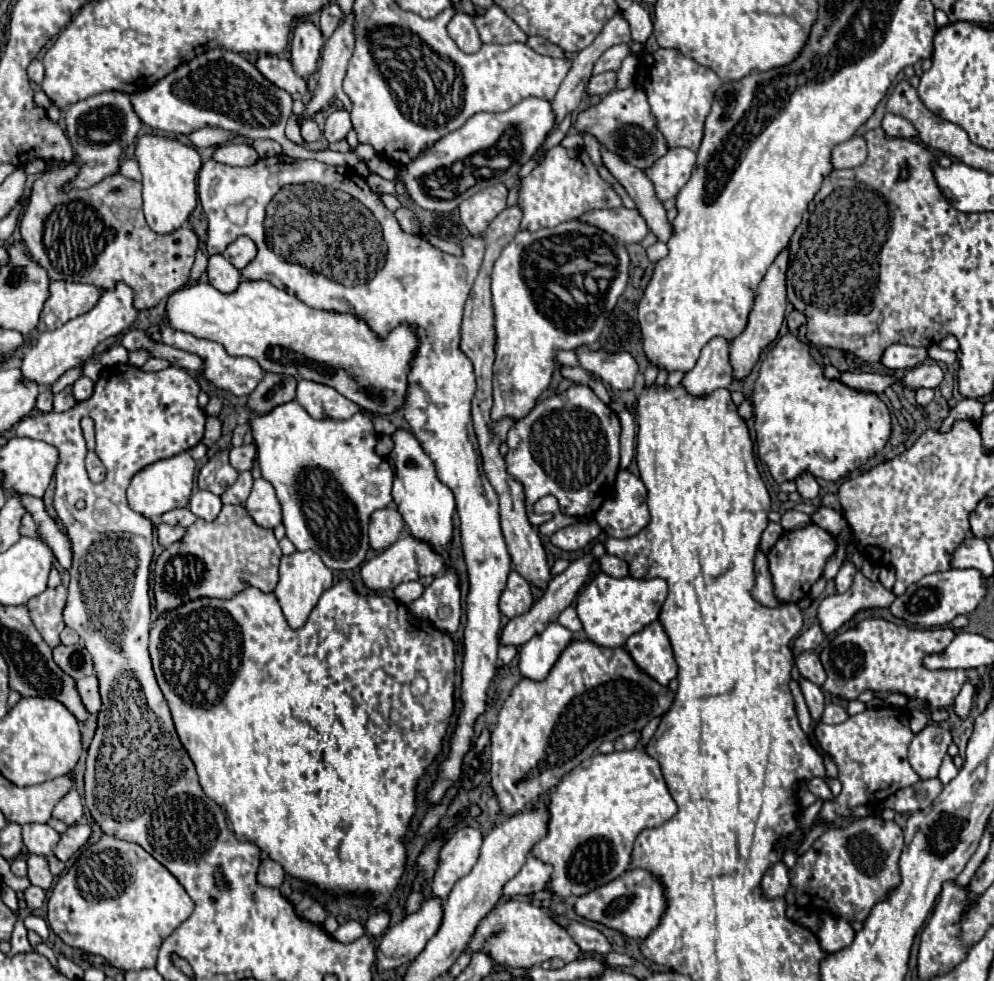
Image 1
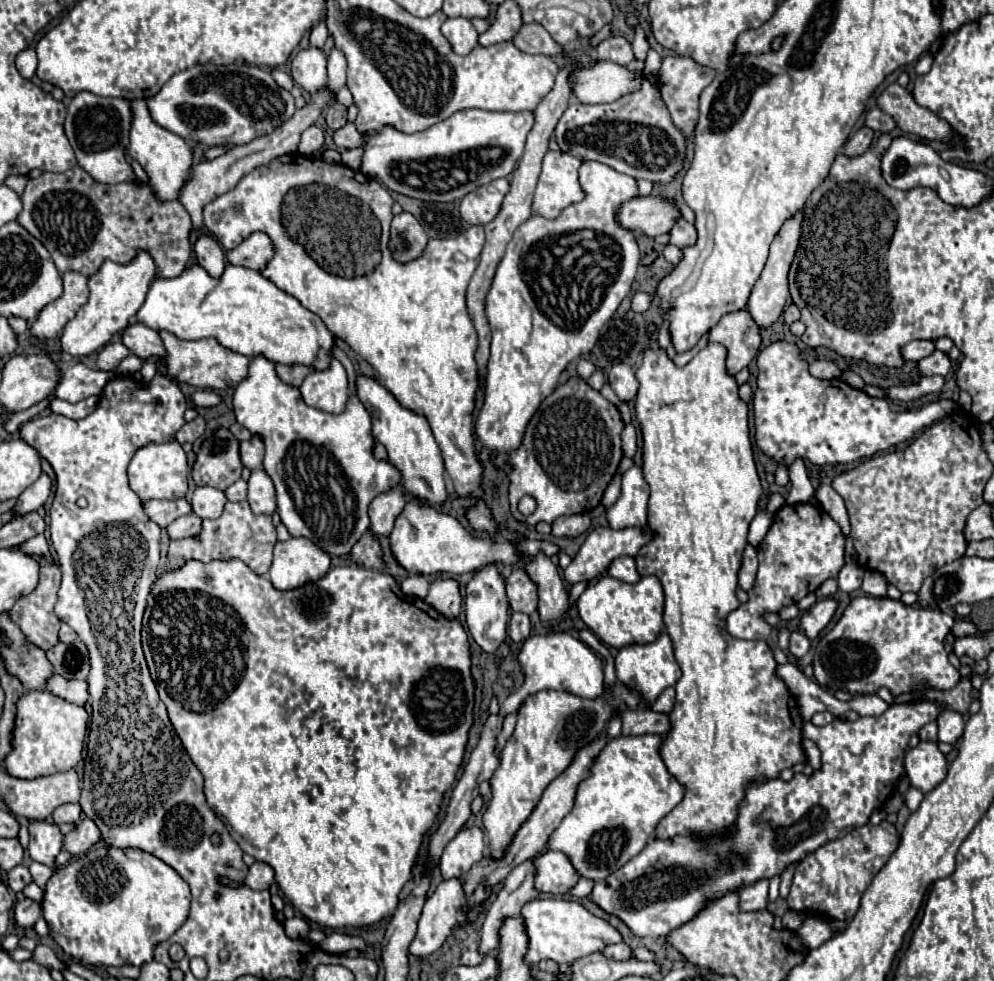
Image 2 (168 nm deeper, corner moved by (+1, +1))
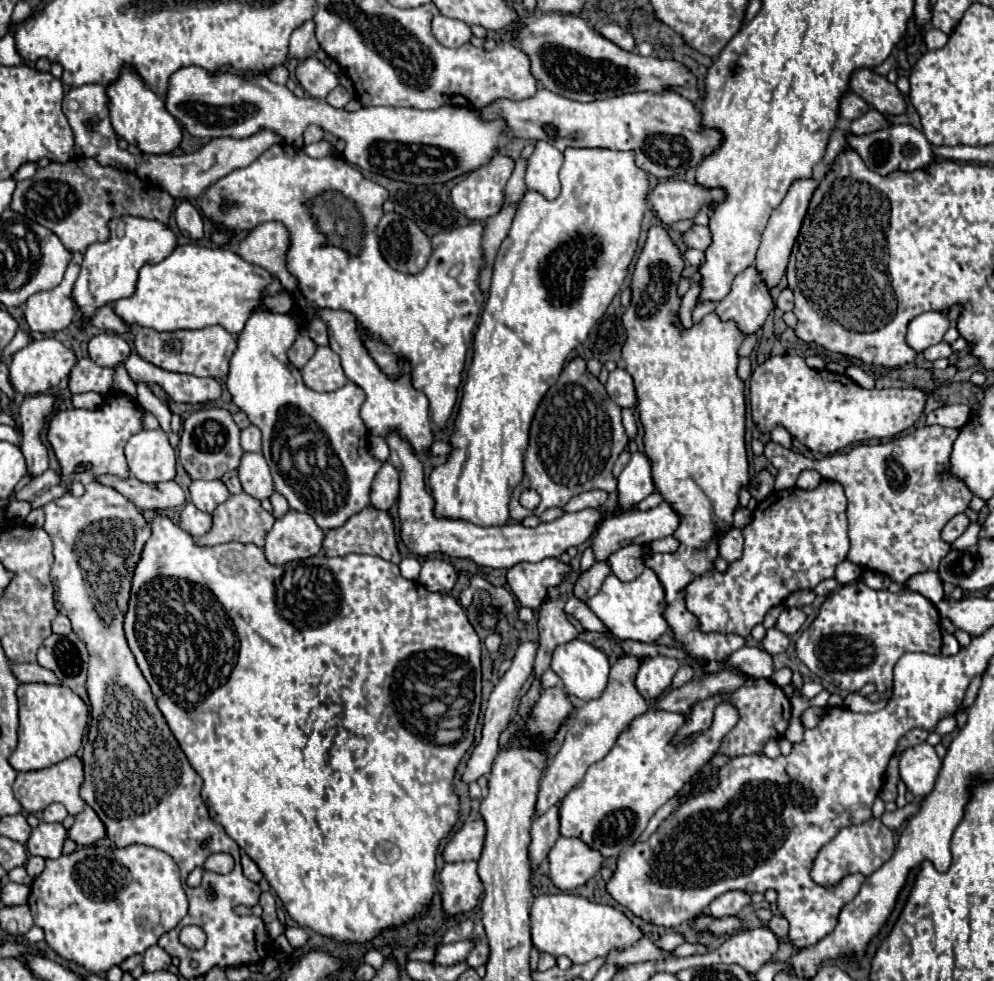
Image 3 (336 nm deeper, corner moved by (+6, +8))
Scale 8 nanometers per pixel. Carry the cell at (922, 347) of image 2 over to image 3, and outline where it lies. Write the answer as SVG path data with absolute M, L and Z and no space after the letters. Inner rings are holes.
M954 304L944 312L924 312L916 316L908 326L908 336L906 336L908 344L916 352L924 352L928 346L942 342L944 332L956 326L956 320L962 314L962 310L964 310L962 304Z

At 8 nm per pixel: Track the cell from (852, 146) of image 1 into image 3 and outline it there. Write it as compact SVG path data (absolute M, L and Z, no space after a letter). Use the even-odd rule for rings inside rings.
M870 108L866 114L862 114L860 118L856 118L850 126L850 132L854 134L870 134L870 132L876 132L876 130L882 130L890 126L890 122L886 120L884 114L880 114L878 110Z

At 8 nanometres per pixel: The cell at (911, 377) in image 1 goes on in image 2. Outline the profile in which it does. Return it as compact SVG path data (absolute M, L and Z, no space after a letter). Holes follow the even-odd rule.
M933 351L929 357L919 361L919 375L921 377L931 377L931 375L941 375L945 377L951 369L951 359L947 357L947 353L941 351Z

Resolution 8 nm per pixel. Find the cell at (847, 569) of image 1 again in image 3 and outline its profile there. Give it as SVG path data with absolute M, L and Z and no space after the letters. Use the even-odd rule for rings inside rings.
M844 560L840 566L836 566L836 574L834 574L834 580L844 586L844 584L850 584L854 580L858 580L860 576L860 568L848 560Z

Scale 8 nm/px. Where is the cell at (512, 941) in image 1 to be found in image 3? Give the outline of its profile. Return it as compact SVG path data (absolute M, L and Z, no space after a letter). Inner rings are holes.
M544 894L538 896L530 910L532 918L532 942L540 952L552 956L568 956L572 964L590 962L596 956L608 956L612 950L624 950L644 938L642 928L632 920L606 904L590 902L582 896L572 894Z

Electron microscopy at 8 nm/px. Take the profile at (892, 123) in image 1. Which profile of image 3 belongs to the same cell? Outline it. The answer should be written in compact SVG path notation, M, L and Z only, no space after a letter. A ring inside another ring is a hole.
M846 92L842 98L840 98L840 106L838 106L838 114L840 114L840 118L846 118L846 120L856 120L860 114L864 114L864 112L868 112L868 104L860 98L860 96L856 96L856 94L852 94L852 92Z

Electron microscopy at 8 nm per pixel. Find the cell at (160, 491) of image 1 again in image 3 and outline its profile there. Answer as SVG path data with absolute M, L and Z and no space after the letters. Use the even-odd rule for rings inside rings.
M162 428L140 430L126 442L130 472L142 482L168 482L176 476L176 452Z

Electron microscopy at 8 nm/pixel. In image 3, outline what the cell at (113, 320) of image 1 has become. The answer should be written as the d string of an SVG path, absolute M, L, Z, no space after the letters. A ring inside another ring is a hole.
M120 216L110 220L108 228L110 228L110 238L106 242L92 244L86 250L82 272L74 284L72 296L80 306L84 318L90 318L96 306L104 306L114 300L132 296L140 266L144 266L144 262L160 262L160 258L166 258L176 248L176 234L170 230L170 226L158 220Z

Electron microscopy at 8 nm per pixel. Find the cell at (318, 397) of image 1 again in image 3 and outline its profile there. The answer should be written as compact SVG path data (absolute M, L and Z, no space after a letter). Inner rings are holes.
M318 346L316 354L302 368L302 378L306 386L316 392L332 392L348 382L340 364L340 356L332 352L330 346Z

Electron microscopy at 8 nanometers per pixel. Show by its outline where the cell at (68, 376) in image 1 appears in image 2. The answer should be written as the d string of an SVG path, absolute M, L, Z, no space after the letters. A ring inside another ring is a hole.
M45 398L37 405L34 405L23 412L11 414L9 416L9 420L6 422L6 424L10 424L10 426L6 427L6 431L10 434L15 433L23 423L31 420L34 416L38 415L45 408L47 408L49 403L50 399Z

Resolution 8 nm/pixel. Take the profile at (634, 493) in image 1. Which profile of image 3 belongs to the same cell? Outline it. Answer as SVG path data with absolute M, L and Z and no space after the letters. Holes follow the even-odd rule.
M636 452L632 460L626 464L622 474L618 476L618 492L620 492L620 508L630 510L640 498L646 498L654 490L652 480L652 462L646 454Z

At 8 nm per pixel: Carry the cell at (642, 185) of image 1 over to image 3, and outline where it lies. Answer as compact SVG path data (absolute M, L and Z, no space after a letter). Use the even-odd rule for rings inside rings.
M694 226L692 230L688 230L684 234L684 240L690 248L698 248L698 250L706 250L712 244L712 232L706 226Z

